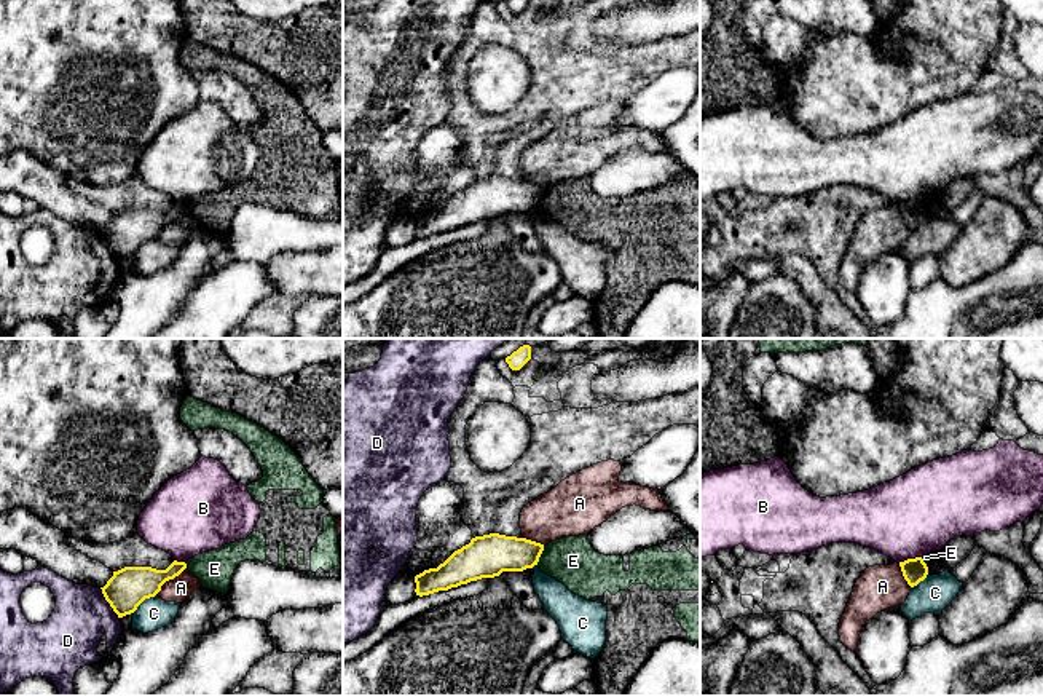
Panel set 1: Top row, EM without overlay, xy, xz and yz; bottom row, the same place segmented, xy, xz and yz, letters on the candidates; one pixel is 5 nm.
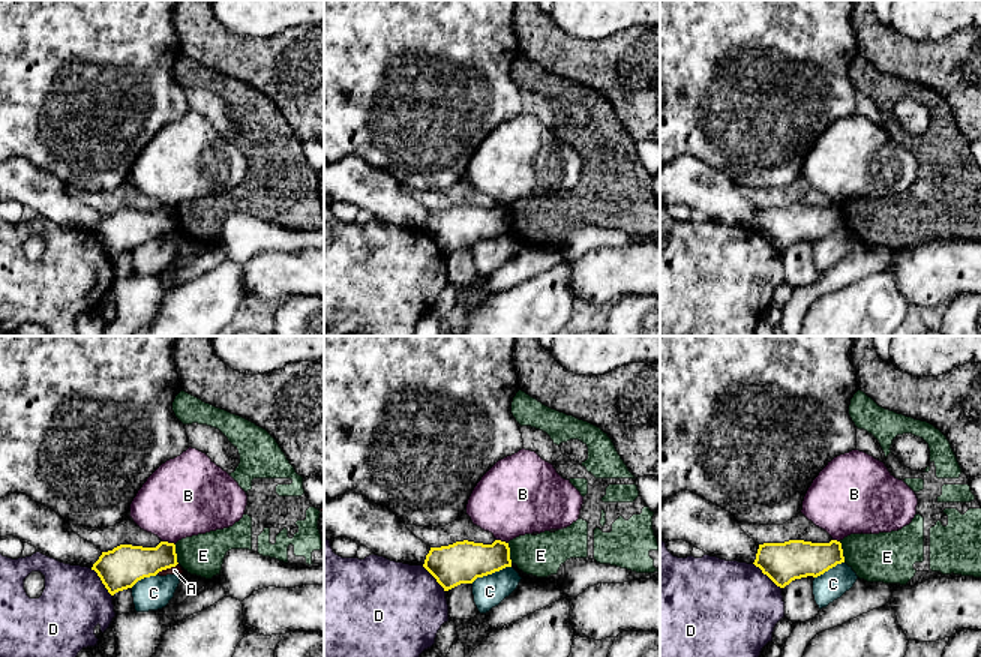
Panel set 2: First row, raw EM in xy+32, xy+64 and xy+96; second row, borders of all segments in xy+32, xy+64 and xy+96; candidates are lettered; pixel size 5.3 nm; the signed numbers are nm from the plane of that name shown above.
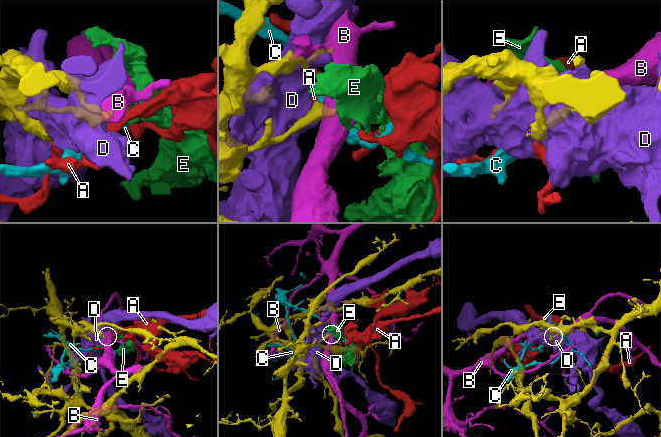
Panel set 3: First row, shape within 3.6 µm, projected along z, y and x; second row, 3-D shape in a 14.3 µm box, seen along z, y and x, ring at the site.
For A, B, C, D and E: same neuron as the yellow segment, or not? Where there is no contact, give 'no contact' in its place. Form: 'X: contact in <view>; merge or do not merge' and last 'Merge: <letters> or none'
A: contact in xy; do not merge
B: contact in yz; do not merge
C: contact in xy; do not merge
D: contact in xy; do not merge
E: contact in xz; do not merge
Merge: none

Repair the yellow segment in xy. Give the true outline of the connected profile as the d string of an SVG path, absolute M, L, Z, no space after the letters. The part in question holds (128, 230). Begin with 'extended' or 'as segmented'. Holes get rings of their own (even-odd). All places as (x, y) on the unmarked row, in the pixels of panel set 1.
as segmented; M174 203L166 212L152 209L124 209L113 214L113 219L102 231L118 260L131 257L150 239L155 239L161 228L179 219L187 211L185 204Z

